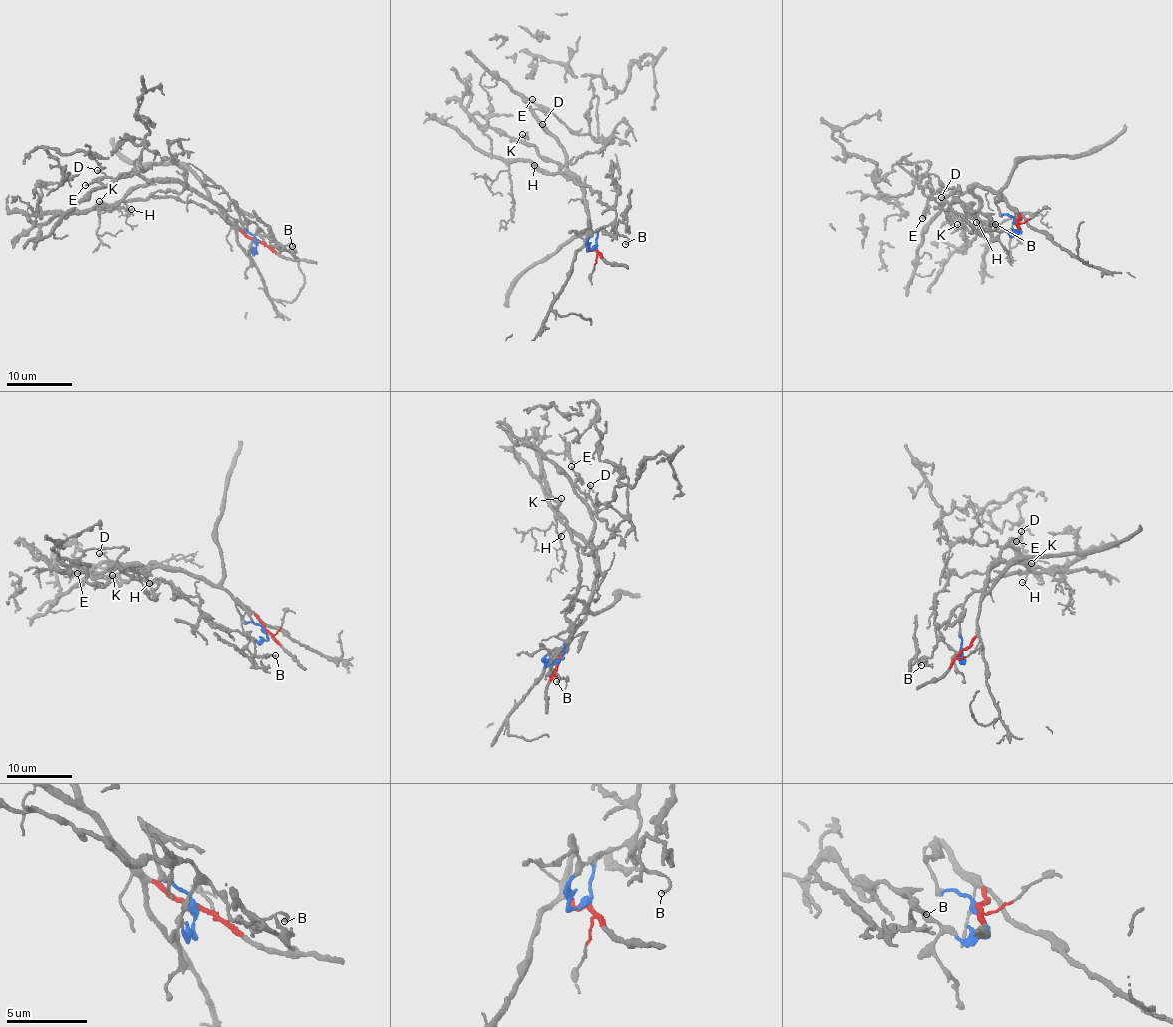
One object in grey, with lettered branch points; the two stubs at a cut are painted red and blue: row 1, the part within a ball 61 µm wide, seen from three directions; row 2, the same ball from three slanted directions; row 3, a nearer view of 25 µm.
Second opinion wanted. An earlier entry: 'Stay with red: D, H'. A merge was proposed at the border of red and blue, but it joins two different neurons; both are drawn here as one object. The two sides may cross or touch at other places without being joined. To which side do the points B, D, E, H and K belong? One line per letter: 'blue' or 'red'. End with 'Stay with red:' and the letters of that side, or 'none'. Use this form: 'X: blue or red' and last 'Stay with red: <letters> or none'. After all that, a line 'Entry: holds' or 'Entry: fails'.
B: blue
D: red
E: blue
H: red
K: blue
Stay with red: D, H
Entry: holds

